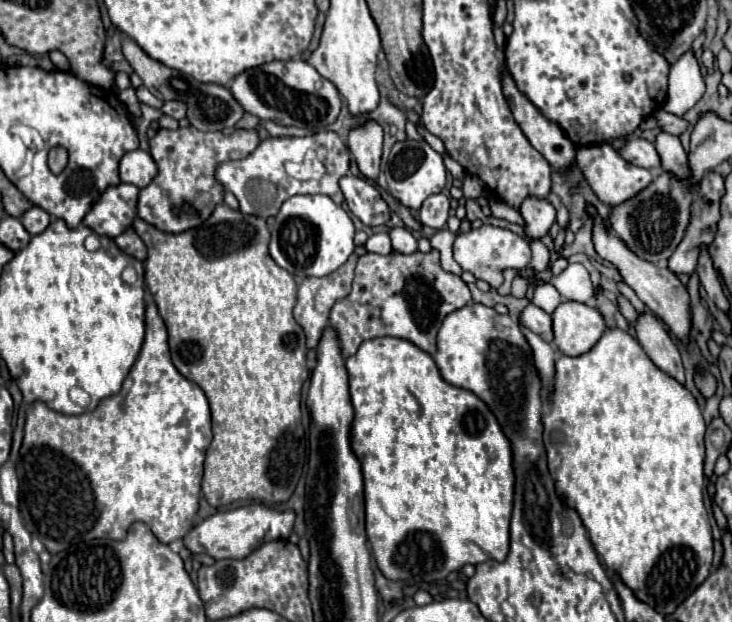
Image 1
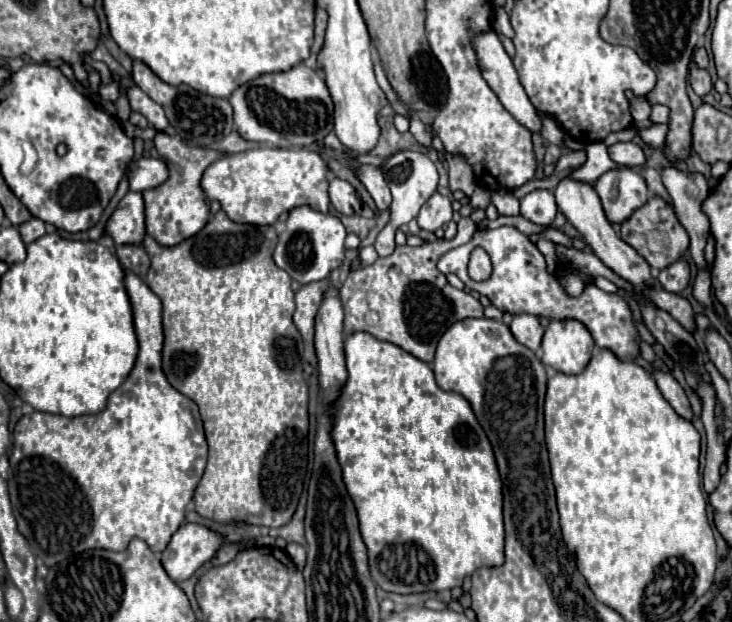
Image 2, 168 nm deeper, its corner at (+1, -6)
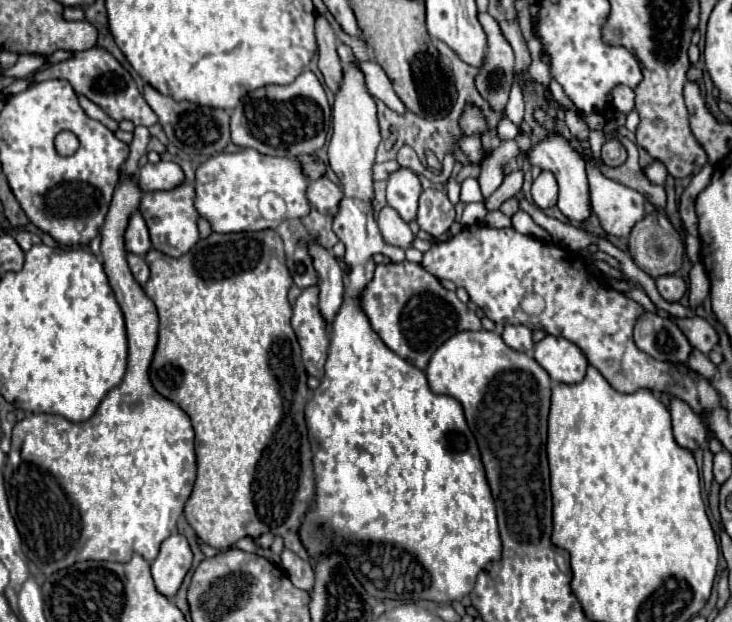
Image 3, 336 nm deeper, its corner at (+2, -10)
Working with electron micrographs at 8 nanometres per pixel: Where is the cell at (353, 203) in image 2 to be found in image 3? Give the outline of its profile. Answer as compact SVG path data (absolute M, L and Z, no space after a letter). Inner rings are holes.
M322 176L308 184L306 198L310 206L316 208L318 212L334 216L338 210L338 202L340 202L340 186L330 182L326 176Z

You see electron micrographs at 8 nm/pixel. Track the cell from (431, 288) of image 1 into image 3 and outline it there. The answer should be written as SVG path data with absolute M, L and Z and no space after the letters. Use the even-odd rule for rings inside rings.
M408 260L376 266L374 278L362 294L362 308L382 342L420 370L428 366L430 356L448 338L464 330L482 328L480 318L458 300L456 292L446 290L436 276L424 270L424 266Z

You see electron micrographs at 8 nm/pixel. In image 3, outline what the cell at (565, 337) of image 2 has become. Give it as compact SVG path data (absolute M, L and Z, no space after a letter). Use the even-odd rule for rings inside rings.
M546 336L534 348L534 360L550 374L554 382L578 384L588 368L580 348L564 338Z

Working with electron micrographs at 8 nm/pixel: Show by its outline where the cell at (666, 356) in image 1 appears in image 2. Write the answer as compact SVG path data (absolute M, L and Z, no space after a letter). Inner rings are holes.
M653 366L653 378L655 378L661 394L663 394L665 400L677 410L677 414L681 414L683 418L691 420L693 412L691 412L689 400L687 400L687 396L685 396L685 390L679 386L679 382L677 382L669 372L663 372L661 368L655 368L655 366Z

